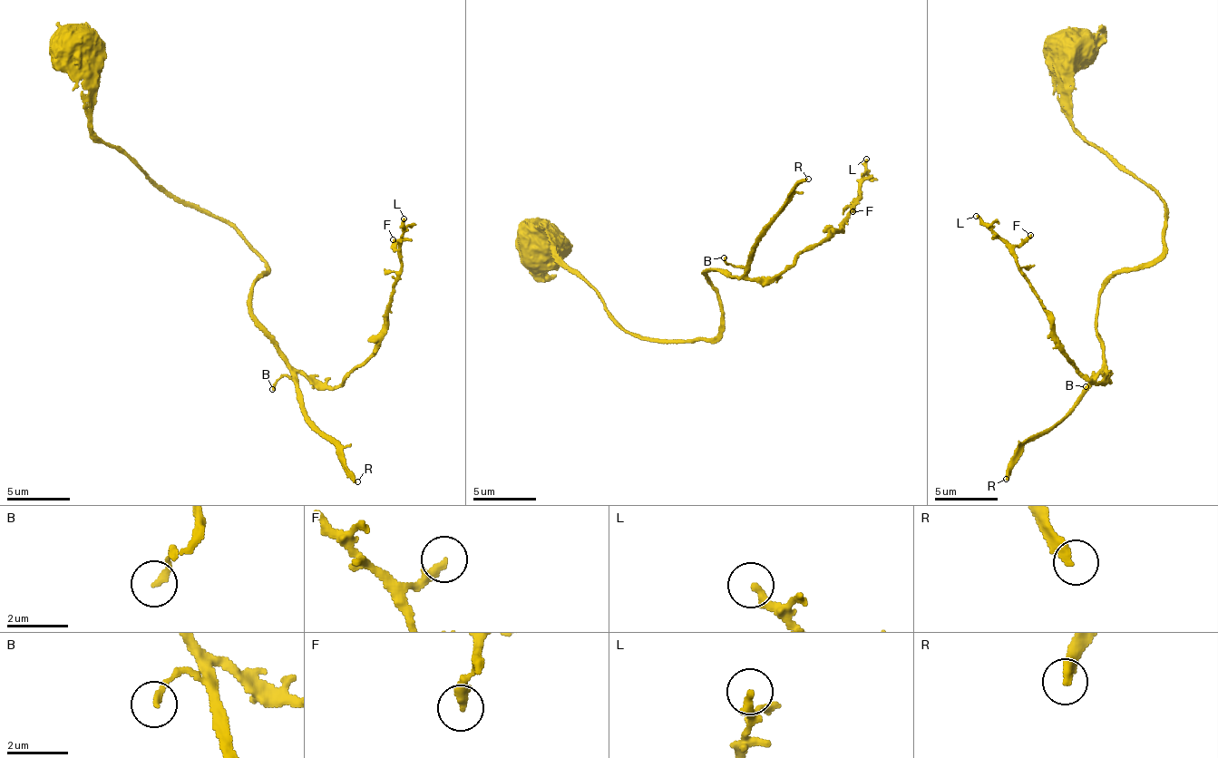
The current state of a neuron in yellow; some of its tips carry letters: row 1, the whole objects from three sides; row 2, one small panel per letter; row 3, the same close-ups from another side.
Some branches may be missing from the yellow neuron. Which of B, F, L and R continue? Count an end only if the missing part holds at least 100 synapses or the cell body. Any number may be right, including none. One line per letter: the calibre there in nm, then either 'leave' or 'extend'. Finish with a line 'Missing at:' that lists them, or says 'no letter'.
B: 180 nm | leave
F: 300 nm | leave
L: 280 nm | leave
R: 280 nm | extend
Missing at: R

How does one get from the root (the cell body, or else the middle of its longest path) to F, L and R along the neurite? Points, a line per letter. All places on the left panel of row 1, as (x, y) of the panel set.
F: (72, 47), (88, 127), (268, 265), (250, 316), (316, 386), (338, 386), (375, 347), (402, 267), (393, 239)
L: (72, 47), (88, 127), (268, 265), (250, 316), (316, 386), (338, 386), (375, 347), (404, 218)
R: (72, 47), (88, 127), (174, 196), (225, 218), (268, 265), (250, 316), (357, 481)

